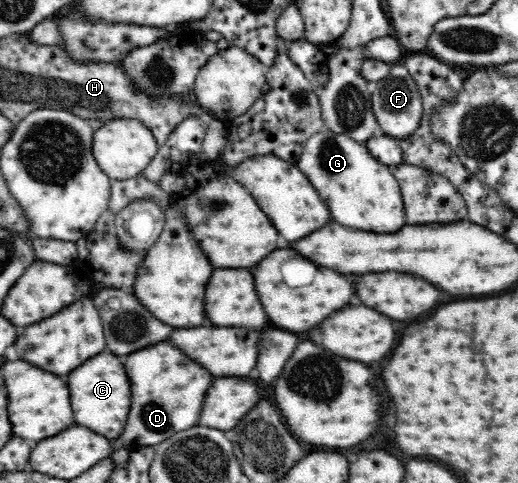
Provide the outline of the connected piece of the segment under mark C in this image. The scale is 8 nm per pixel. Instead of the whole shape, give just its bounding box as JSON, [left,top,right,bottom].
[68,354,131,440]

